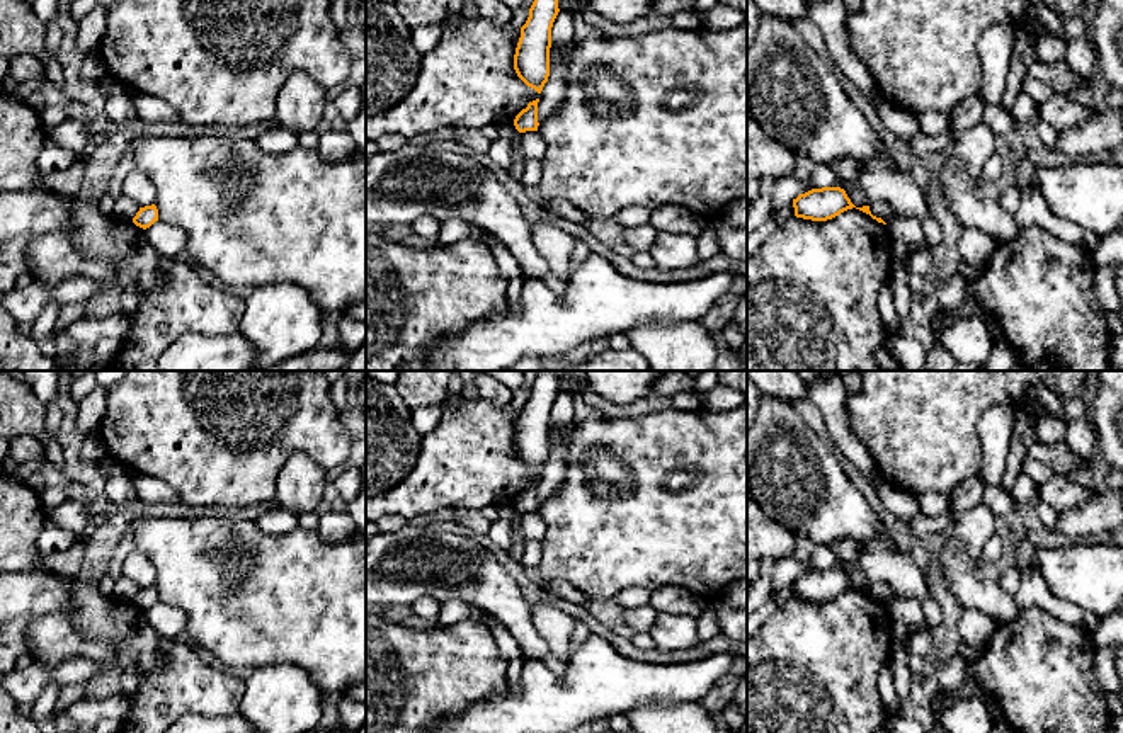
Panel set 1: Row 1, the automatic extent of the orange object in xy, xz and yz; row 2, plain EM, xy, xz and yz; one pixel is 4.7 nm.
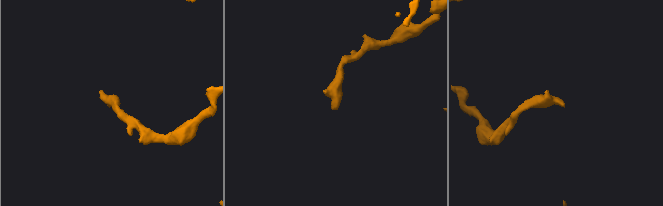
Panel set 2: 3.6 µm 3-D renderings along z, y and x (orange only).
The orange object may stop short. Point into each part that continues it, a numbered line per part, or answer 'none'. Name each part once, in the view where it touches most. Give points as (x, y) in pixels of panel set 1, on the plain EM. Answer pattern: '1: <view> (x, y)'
none

